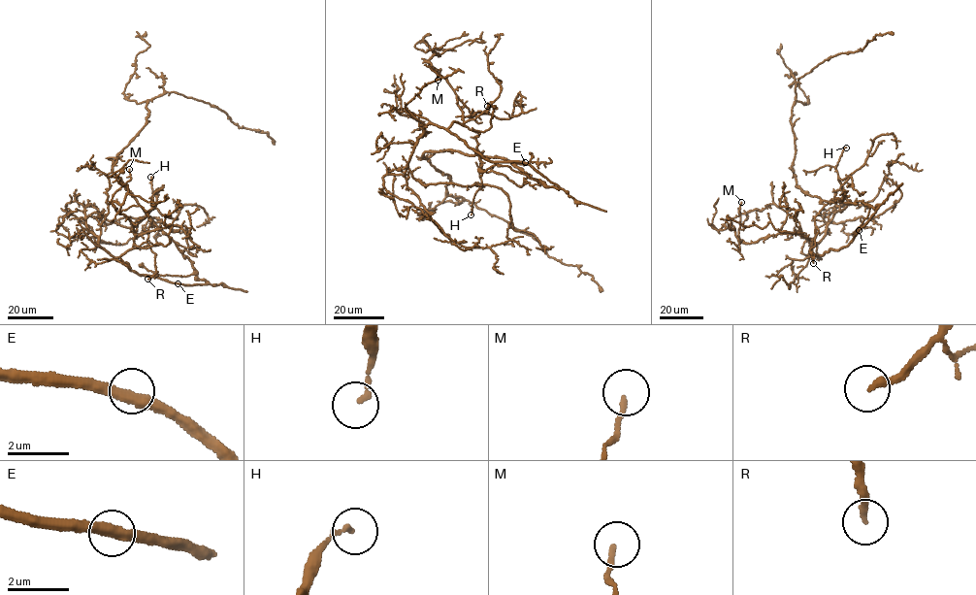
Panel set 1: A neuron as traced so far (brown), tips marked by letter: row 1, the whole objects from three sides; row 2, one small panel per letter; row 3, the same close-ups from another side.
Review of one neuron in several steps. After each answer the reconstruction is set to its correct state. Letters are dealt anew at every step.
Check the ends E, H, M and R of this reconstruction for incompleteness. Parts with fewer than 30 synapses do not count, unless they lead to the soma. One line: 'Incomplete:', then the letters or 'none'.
Incomplete: none

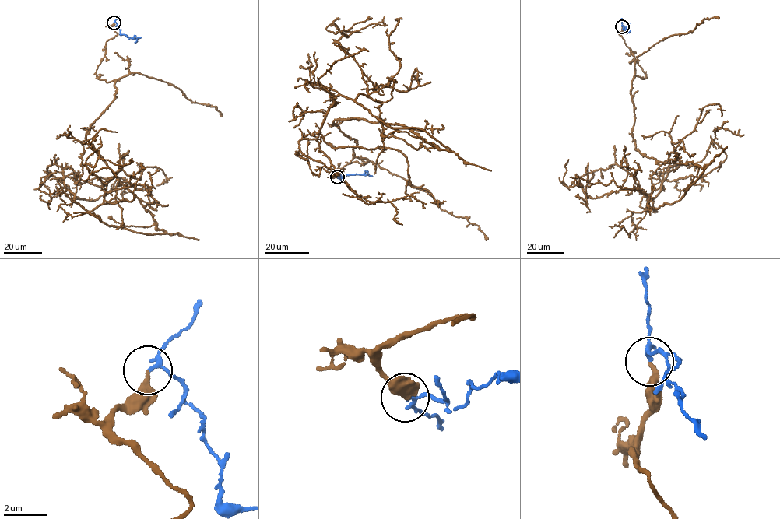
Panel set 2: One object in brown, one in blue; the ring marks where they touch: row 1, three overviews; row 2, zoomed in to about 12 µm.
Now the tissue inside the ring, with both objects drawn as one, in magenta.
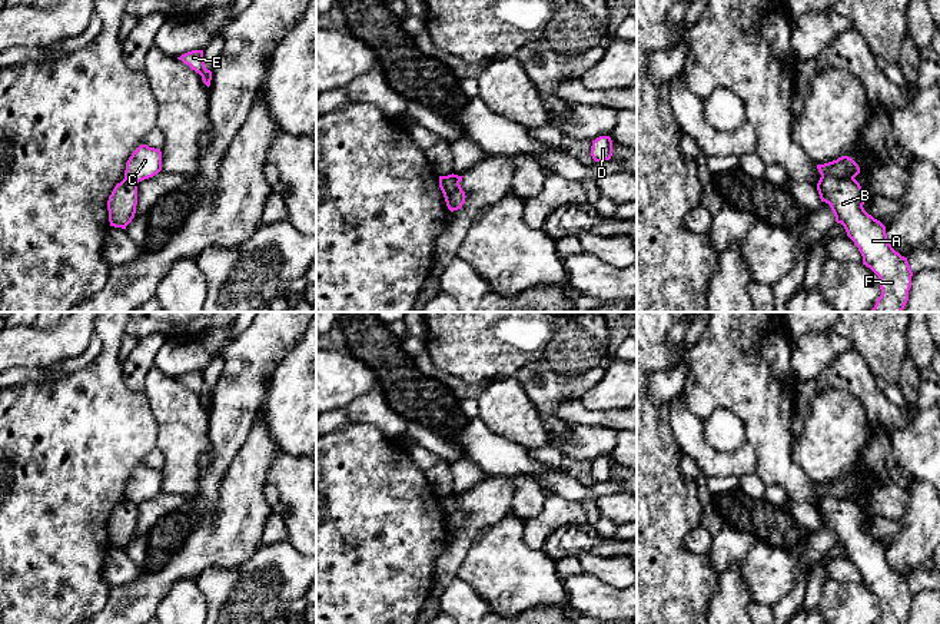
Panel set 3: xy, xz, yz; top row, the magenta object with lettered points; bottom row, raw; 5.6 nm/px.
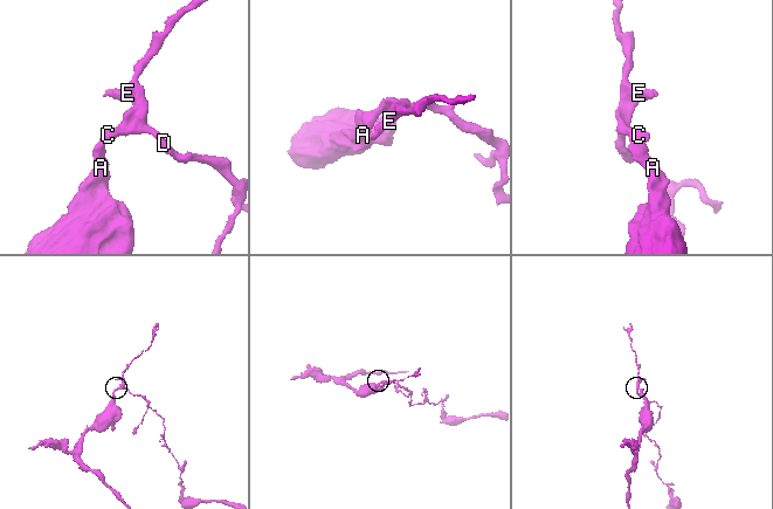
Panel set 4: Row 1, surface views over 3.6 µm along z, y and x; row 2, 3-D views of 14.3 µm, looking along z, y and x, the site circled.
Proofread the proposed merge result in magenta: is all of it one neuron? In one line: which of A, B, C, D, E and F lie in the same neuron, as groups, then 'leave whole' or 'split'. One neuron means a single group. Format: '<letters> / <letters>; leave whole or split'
A B F / C D E; split

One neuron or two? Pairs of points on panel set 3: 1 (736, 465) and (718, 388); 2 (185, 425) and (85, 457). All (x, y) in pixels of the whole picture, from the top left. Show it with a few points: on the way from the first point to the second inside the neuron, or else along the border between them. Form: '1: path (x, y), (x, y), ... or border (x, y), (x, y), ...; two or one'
1: border (747, 441), (754, 451), (756, 471); two
2: border (149, 401), (149, 410), (156, 422), (156, 447); two

